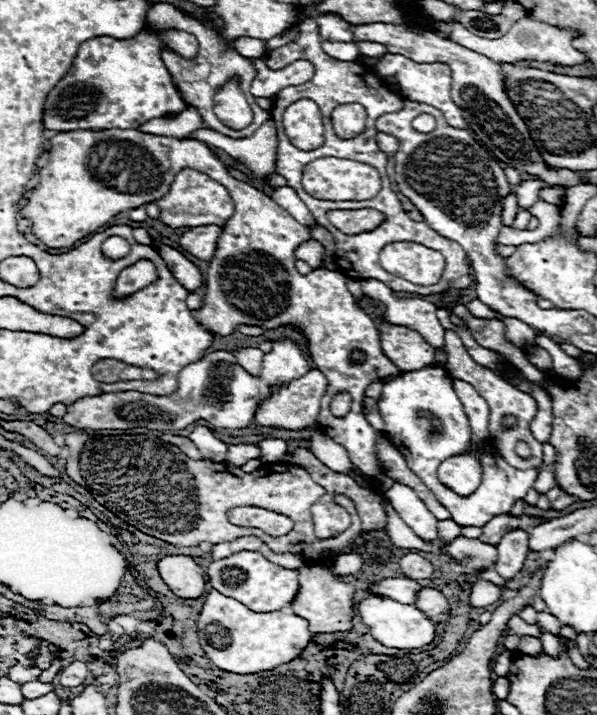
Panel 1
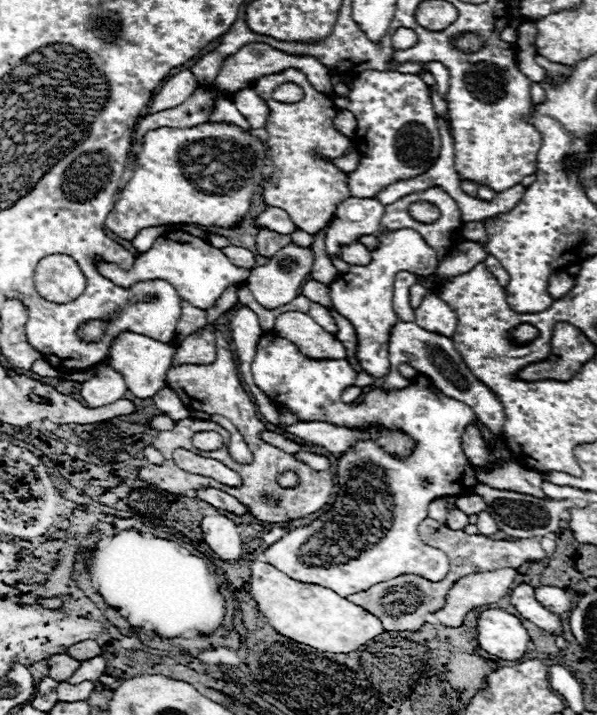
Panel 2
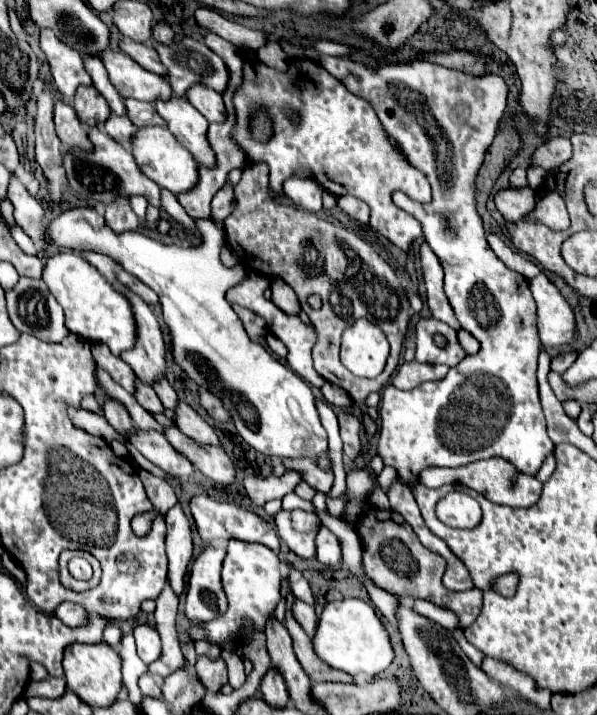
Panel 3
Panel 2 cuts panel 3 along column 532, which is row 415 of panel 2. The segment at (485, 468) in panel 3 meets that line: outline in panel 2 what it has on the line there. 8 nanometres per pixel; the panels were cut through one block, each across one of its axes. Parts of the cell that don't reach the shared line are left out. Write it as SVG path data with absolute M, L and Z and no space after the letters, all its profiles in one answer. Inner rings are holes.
M398 321L396 325L390 330L390 340L388 340L388 352L390 352L390 364L410 364L412 368L416 368L418 372L428 374L436 388L450 396L456 398L464 404L468 404L470 408L474 408L474 414L478 420L482 420L494 434L500 436L500 428L504 424L504 410L500 400L484 386L480 384L474 374L468 370L468 366L462 362L460 354L456 352L452 338L442 336L438 332L430 332L420 328L416 322Z

